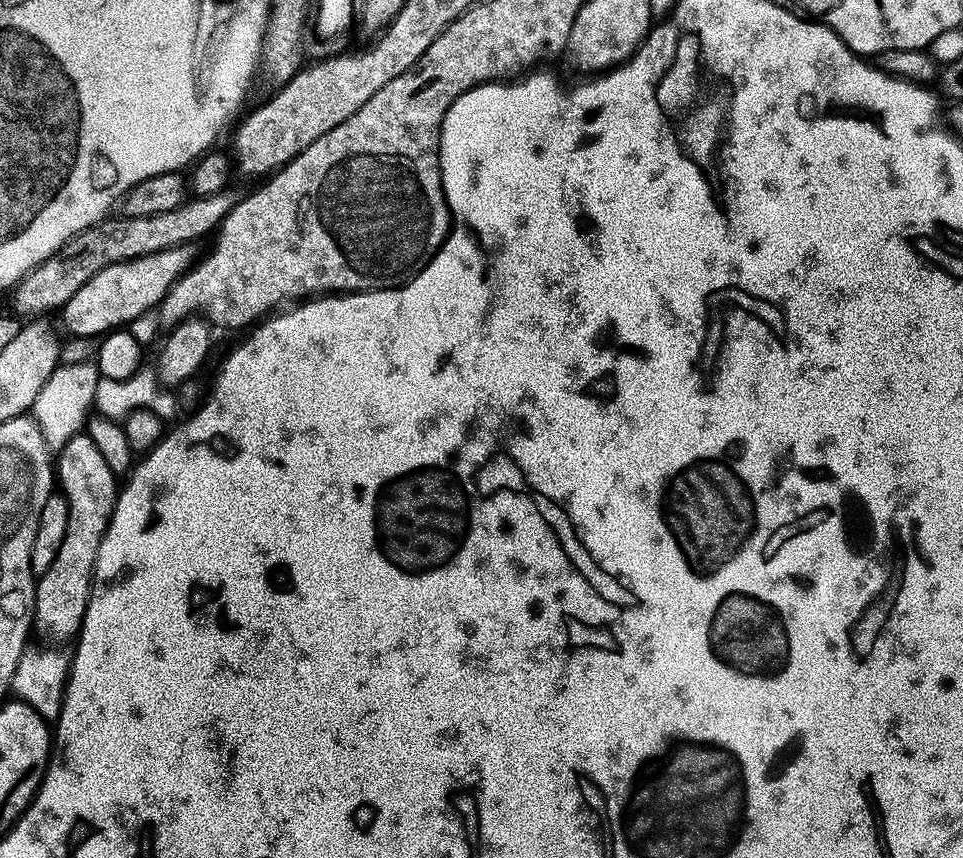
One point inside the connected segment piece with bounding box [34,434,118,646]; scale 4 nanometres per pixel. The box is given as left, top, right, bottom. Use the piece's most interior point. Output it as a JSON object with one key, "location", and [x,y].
{"location":[90,488]}

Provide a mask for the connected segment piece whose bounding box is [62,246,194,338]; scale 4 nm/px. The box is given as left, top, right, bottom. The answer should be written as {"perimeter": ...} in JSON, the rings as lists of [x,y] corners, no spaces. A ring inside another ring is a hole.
{"perimeter":[[[188,246],[166,248],[161,252],[139,256],[133,260],[119,260],[94,274],[64,303],[64,328],[73,337],[103,337],[105,334],[123,329],[131,320],[139,318],[143,312],[155,309],[164,301],[164,295],[173,284],[193,267],[192,252]]]}

